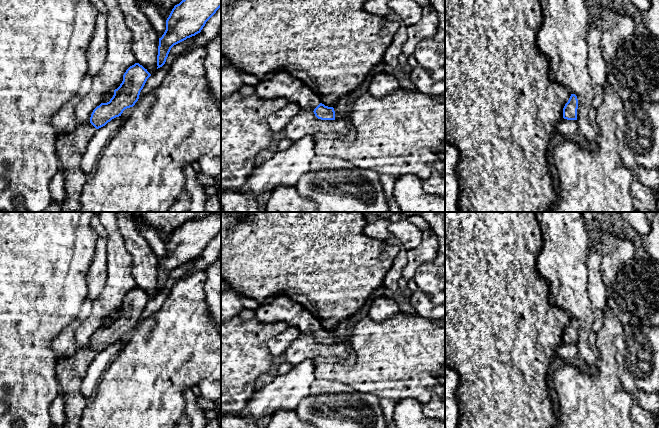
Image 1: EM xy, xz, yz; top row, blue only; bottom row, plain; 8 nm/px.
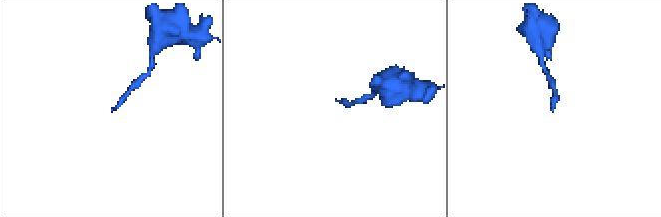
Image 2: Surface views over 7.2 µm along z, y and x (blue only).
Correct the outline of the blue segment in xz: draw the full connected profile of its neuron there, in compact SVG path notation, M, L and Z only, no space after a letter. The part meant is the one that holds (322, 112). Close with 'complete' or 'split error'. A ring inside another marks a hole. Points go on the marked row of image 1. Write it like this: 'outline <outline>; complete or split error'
outline M286 72L270 74L255 87L255 94L263 98L285 98L296 103L301 110L313 111L321 120L335 120L333 107L325 106L321 99L300 79Z; split error

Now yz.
outline M571 94L568 102L563 108L563 118L567 120L577 120L578 99L575 94Z; complete

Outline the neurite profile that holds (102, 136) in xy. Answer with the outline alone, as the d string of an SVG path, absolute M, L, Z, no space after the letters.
M119 116L96 130L80 162L80 167L87 176L95 170L102 152L124 121L125 119Z

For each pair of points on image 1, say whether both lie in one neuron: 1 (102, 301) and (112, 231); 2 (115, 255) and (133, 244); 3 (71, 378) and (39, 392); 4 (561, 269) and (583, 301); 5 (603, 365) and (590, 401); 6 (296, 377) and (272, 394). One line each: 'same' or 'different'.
1: same
2: different
3: different
4: same
5: same
6: same

